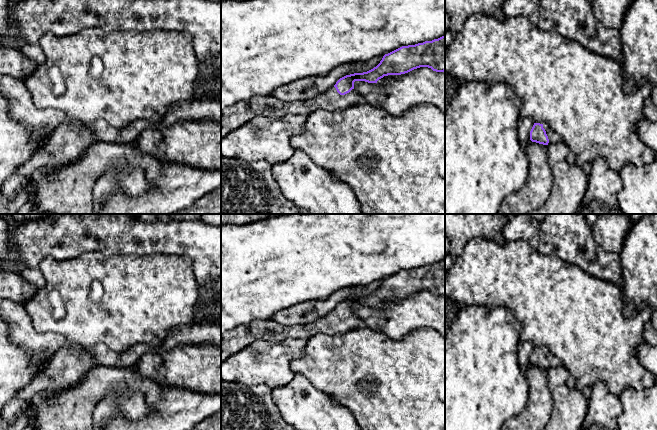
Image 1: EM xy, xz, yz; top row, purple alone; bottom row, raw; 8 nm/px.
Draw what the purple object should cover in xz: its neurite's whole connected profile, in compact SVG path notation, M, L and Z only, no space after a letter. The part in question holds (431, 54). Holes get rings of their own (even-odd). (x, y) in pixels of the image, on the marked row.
M445 35L432 41L402 46L385 54L373 69L346 75L324 93L305 100L285 101L268 96L254 96L221 111L221 139L258 115L282 118L289 114L310 114L316 110L336 111L365 102L354 90L355 81L377 83L388 75L401 75L420 67L445 71Z

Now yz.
M534 123L530 131L530 140L539 144L549 145L562 141L562 138L548 124Z

